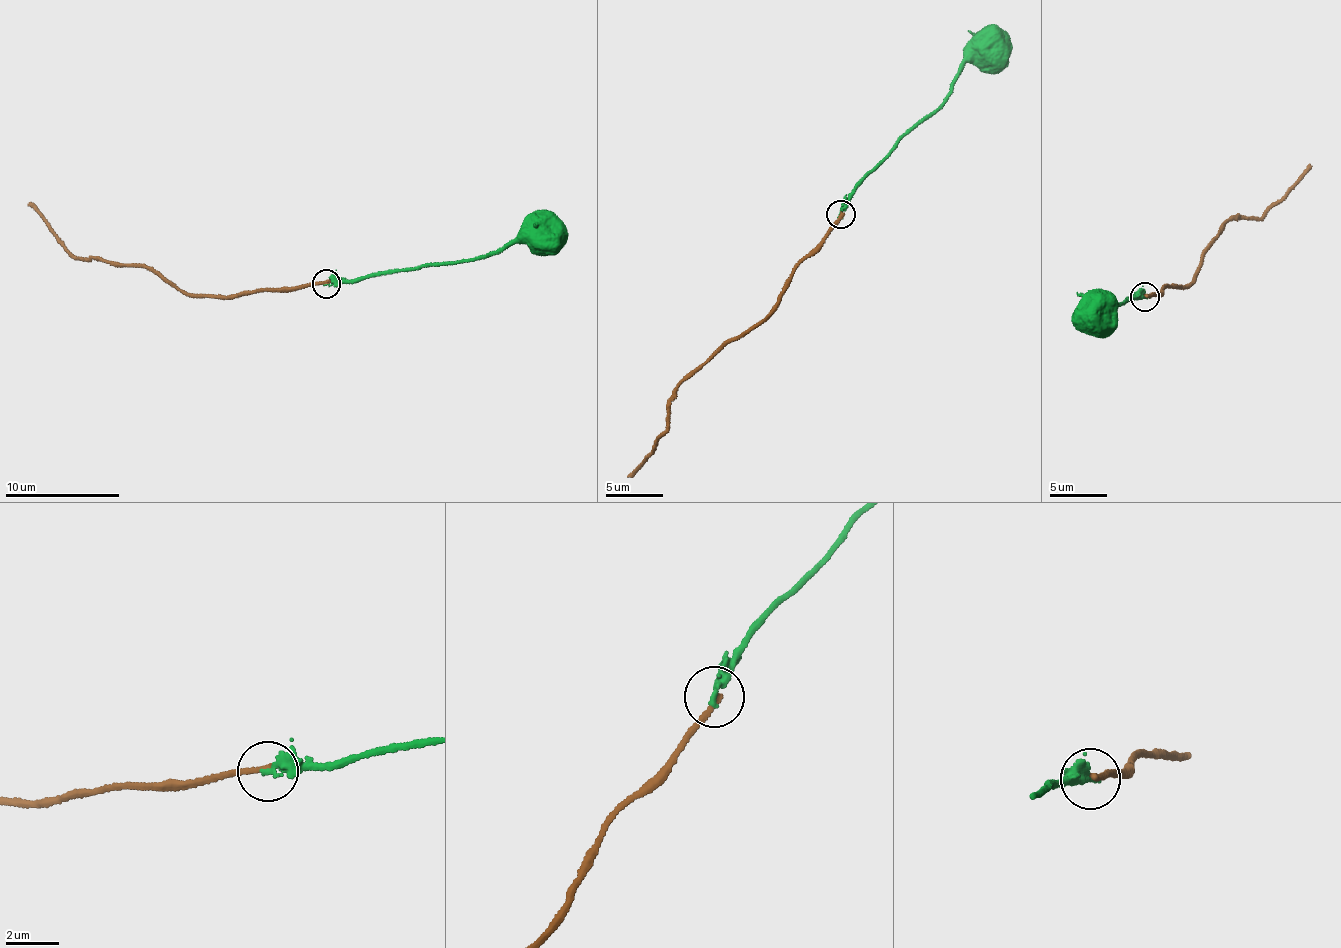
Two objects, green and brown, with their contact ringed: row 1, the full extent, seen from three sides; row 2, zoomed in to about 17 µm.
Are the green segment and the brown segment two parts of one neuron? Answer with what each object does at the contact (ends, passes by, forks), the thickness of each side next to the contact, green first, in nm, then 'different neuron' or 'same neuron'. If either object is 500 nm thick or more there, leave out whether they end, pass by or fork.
green ends | brown ends | 320/260 nm | different neuron

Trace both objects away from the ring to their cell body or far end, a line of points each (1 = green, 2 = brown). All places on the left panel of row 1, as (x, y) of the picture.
1: (325, 282), (351, 282), (422, 265), (469, 262), (515, 242), (568, 233)
2: (325, 282), (283, 290), (262, 287), (218, 298), (183, 293), (150, 269), (87, 261), (72, 254), (30, 202)

